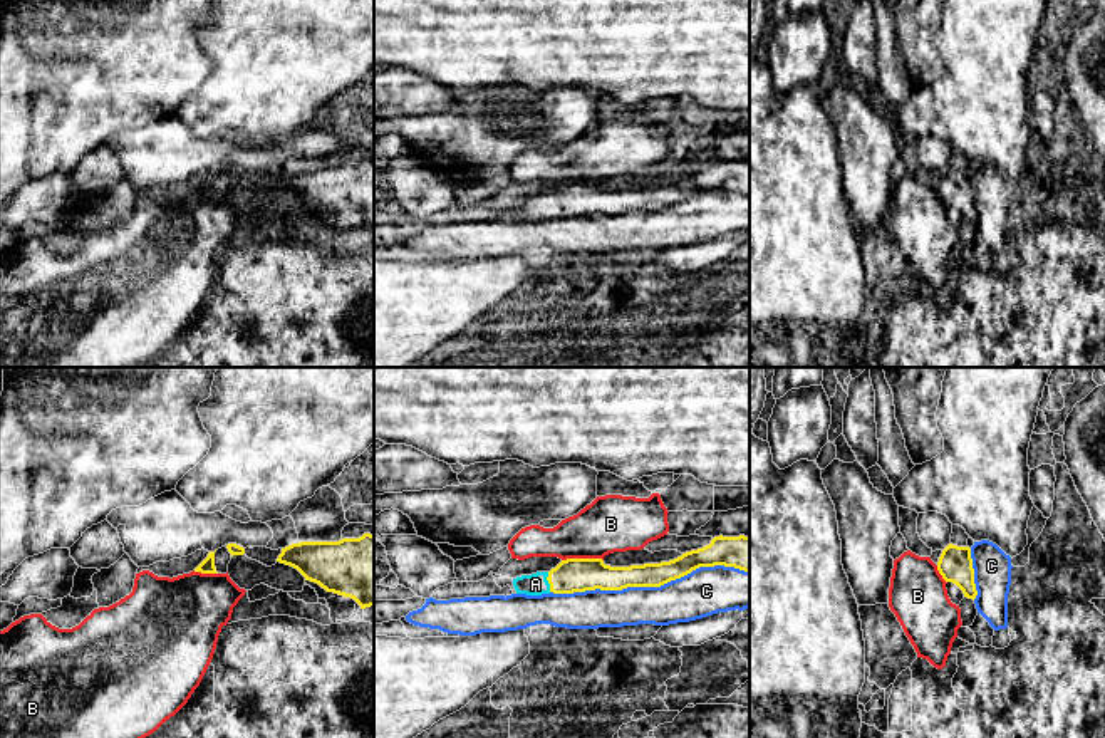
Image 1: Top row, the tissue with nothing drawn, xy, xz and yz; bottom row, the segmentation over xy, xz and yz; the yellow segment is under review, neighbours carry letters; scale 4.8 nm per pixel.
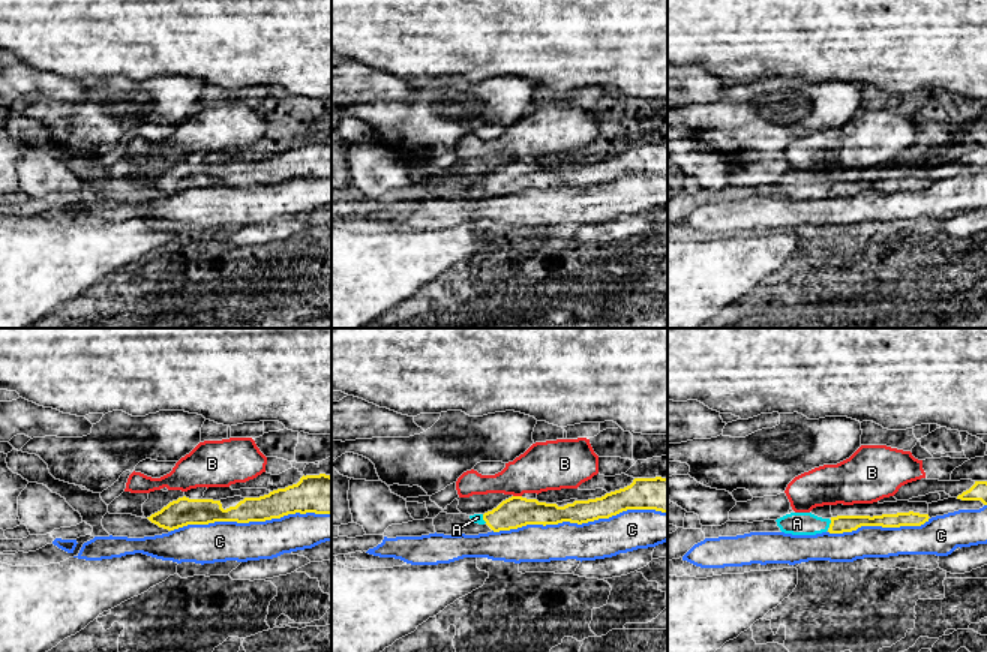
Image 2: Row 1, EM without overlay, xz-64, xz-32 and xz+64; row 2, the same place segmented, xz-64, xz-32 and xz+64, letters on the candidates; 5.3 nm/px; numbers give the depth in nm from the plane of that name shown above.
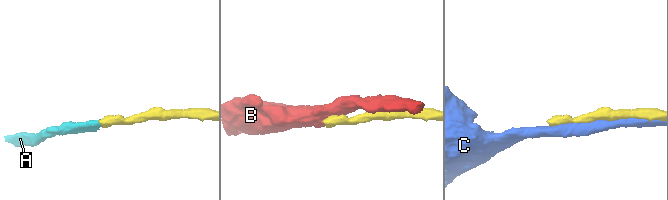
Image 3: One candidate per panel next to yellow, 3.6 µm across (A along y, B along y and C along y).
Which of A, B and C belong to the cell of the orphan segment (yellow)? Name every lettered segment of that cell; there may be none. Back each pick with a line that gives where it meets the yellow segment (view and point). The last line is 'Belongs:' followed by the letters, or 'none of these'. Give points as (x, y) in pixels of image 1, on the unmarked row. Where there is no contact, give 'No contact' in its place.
A: Touches yellow at xz (549, 207)
Belongs: A

